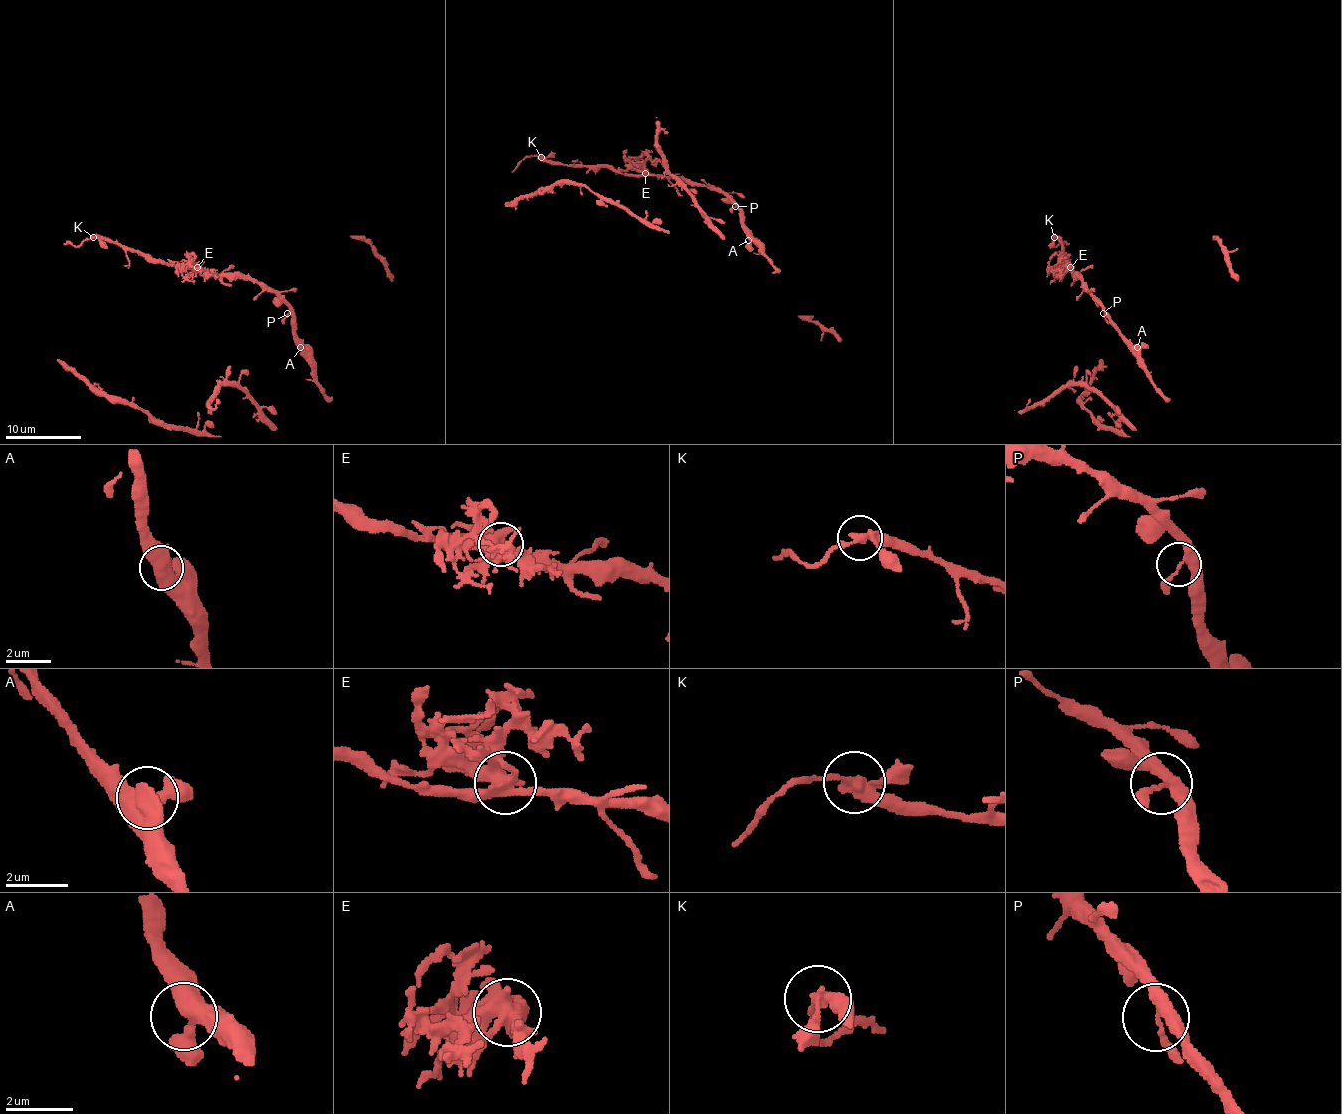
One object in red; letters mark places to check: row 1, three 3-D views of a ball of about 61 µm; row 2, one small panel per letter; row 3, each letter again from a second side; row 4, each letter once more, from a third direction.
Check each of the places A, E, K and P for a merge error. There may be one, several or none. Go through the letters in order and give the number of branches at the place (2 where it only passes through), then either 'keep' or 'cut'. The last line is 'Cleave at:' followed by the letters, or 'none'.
A: 3 branches meet; keep
E: 3 branches meet; cut
K: 3 branches meet; cut
P: 3 branches meet; keep
Cleave at: E, K

